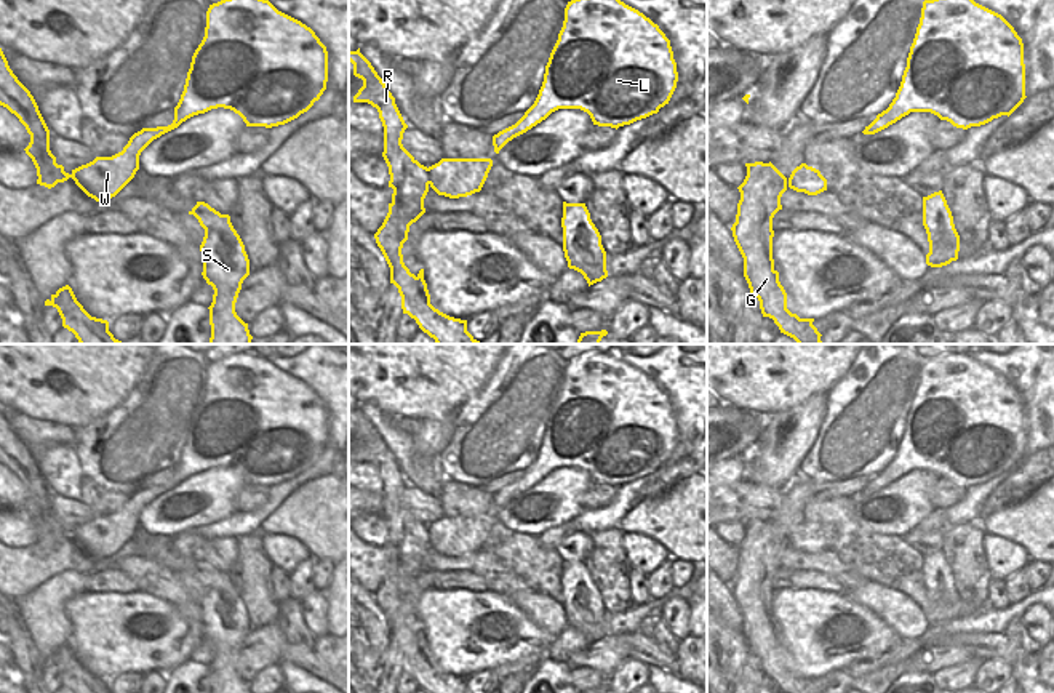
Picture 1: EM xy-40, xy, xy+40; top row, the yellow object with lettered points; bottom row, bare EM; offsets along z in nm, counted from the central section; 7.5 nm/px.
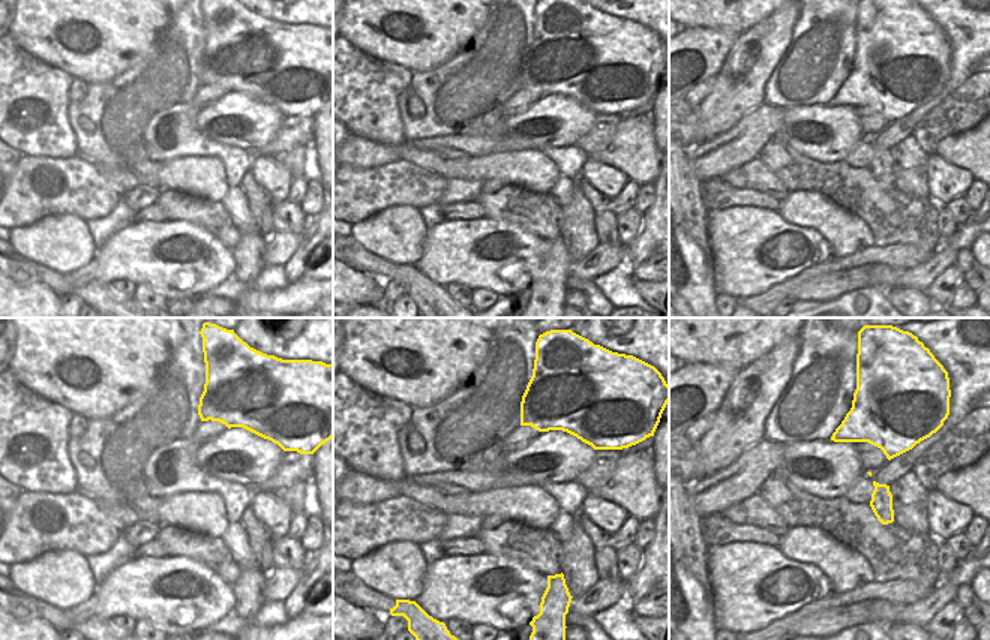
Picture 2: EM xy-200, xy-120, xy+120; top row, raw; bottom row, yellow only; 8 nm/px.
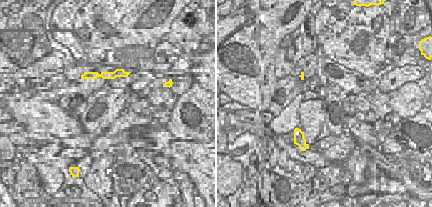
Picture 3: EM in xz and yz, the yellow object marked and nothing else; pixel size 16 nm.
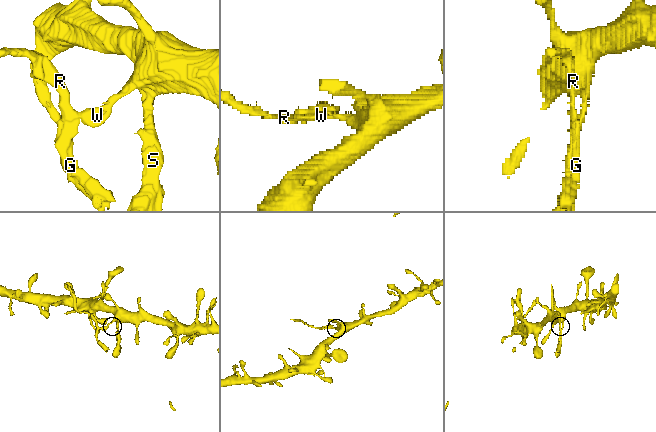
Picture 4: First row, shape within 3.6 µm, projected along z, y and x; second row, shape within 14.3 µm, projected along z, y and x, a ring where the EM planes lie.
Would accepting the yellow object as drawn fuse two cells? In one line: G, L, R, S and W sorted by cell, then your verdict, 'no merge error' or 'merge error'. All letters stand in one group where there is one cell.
groups G R / L S W; merge error

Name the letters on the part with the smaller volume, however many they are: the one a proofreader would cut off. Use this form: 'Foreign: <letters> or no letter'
Foreign: G, R

